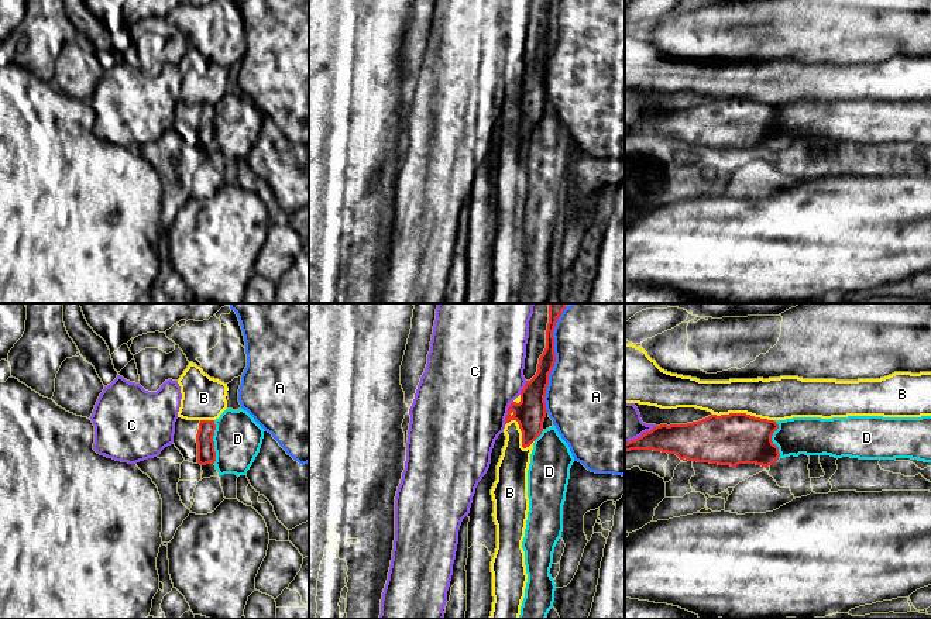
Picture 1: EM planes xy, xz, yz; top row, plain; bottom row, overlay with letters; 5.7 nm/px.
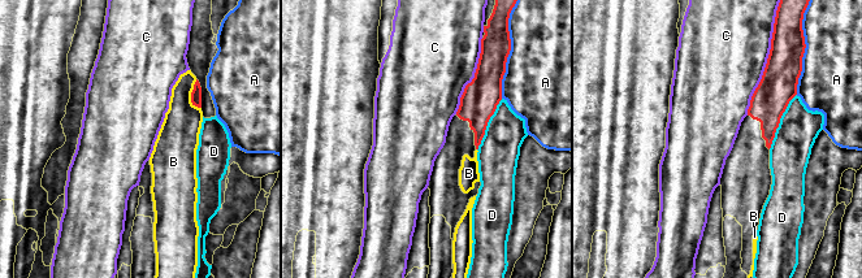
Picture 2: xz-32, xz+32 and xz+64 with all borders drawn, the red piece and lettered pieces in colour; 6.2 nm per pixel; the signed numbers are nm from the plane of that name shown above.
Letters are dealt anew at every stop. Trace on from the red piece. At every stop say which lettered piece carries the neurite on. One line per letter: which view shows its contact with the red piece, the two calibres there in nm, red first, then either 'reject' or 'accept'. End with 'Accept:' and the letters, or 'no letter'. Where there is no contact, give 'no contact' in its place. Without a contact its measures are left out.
A: xz | 140/500 nm | reject
B: yz | 300/240 nm | reject
C: xz | 170/480 nm | reject
D: xy | 110/280 nm | reject
Accept: no letter

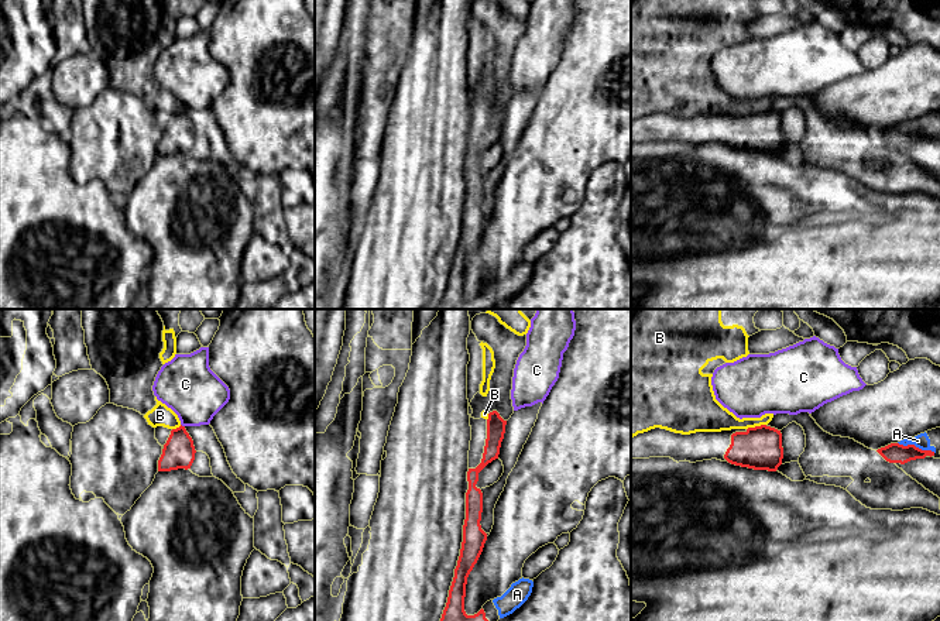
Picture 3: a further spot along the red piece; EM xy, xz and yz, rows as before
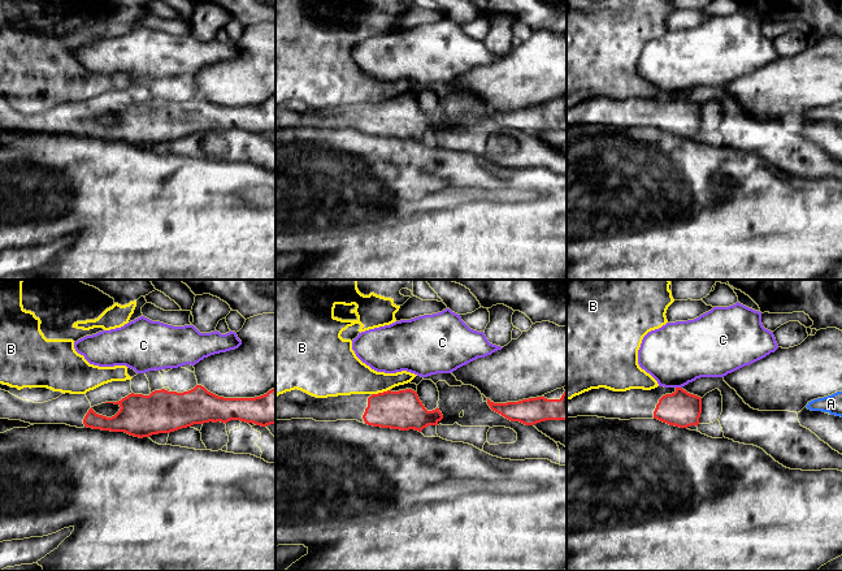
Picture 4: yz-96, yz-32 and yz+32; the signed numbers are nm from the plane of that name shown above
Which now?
A: yz | 110/90 nm | accept
B: yz | 240/170 nm | reject
C: xy | 180/320 nm | reject
Accept: A

